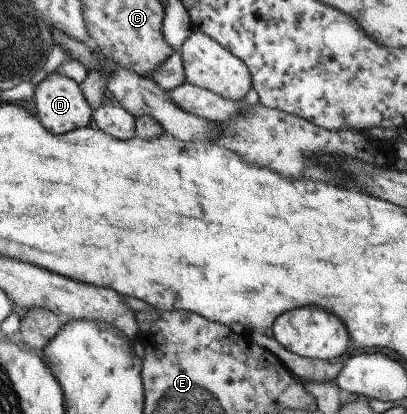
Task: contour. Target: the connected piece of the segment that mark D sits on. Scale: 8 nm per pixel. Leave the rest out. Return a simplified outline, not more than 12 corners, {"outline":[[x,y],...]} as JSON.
{"outline":[[56,70],[34,105],[50,133],[88,127],[93,109],[80,86]]}

